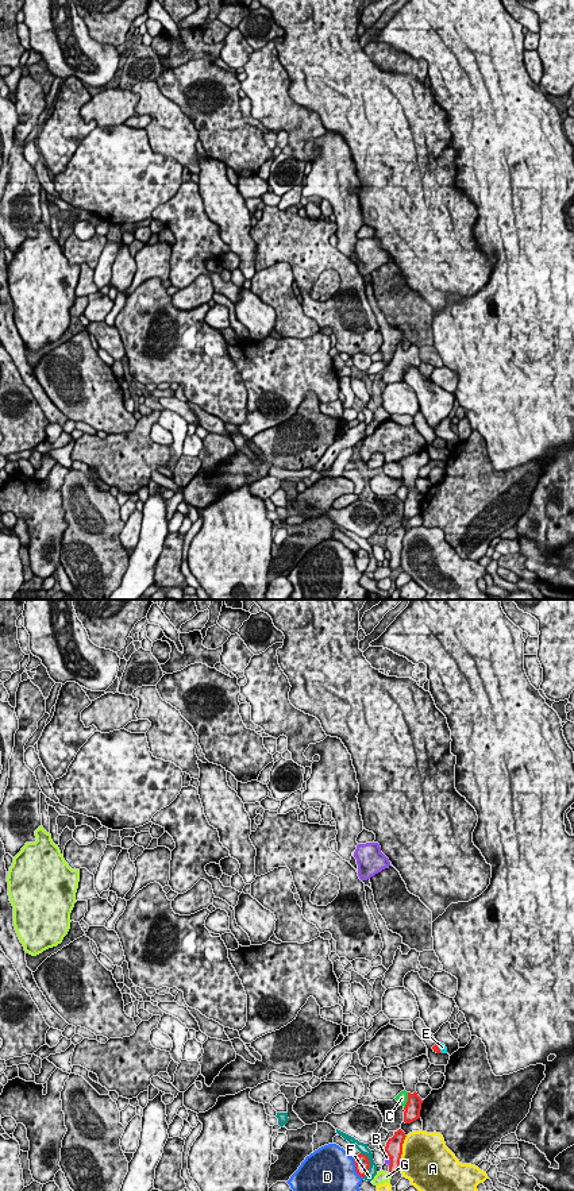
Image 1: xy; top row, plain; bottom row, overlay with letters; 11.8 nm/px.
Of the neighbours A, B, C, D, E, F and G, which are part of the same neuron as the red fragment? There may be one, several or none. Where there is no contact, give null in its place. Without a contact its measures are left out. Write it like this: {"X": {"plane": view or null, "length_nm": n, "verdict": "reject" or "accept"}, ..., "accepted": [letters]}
{"A": {"plane": "xy", "length_nm": 420, "verdict": "reject"}, "B": {"plane": "xy", "length_nm": 170, "verdict": "reject"}, "C": {"plane": "xy", "length_nm": 200, "verdict": "reject"}, "D": {"plane": "xy", "length_nm": 280, "verdict": "reject"}, "E": {"plane": "xy", "length_nm": 140, "verdict": "accept"}, "F": {"plane": "xy", "length_nm": 320, "verdict": "reject"}, "G": {"plane": "xy", "length_nm": 70, "verdict": "reject"}, "accepted": ["E"]}

